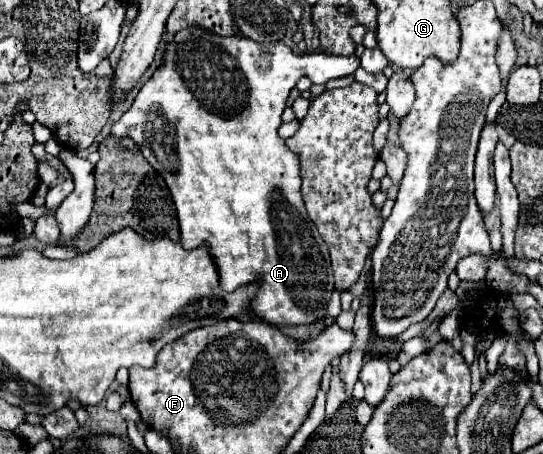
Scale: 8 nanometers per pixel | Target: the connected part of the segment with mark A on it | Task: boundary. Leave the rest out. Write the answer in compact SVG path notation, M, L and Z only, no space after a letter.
M189 27L189 31L179 31L179 35L175 35L173 43L167 45L165 49L165 63L153 73L151 79L147 79L147 83L141 87L139 95L135 97L131 109L111 127L111 135L115 137L131 137L139 149L143 151L143 157L155 167L155 171L159 171L159 175L165 179L171 195L175 197L175 209L177 209L177 219L179 219L179 227L181 227L181 245L187 251L193 251L201 245L205 245L215 261L217 273L219 273L219 285L223 291L235 291L237 287L243 285L251 285L251 283L259 283L257 293L249 299L249 315L263 319L269 325L313 325L321 319L327 317L327 305L331 301L331 293L335 291L333 287L333 271L331 271L331 259L329 259L329 251L325 241L321 239L317 227L313 225L313 221L307 215L303 197L301 197L301 167L299 167L299 157L293 155L293 151L289 151L289 147L285 145L285 141L279 137L279 127L281 127L281 115L287 107L287 99L289 99L289 91L297 85L297 81L301 77L309 77L311 83L327 83L329 79L339 79L345 75L355 73L355 69L359 67L359 57L353 55L333 55L333 53L303 53L303 55L295 55L283 41L277 43L255 43L247 37L235 37L235 39L225 39L221 35L203 31L199 27Z

